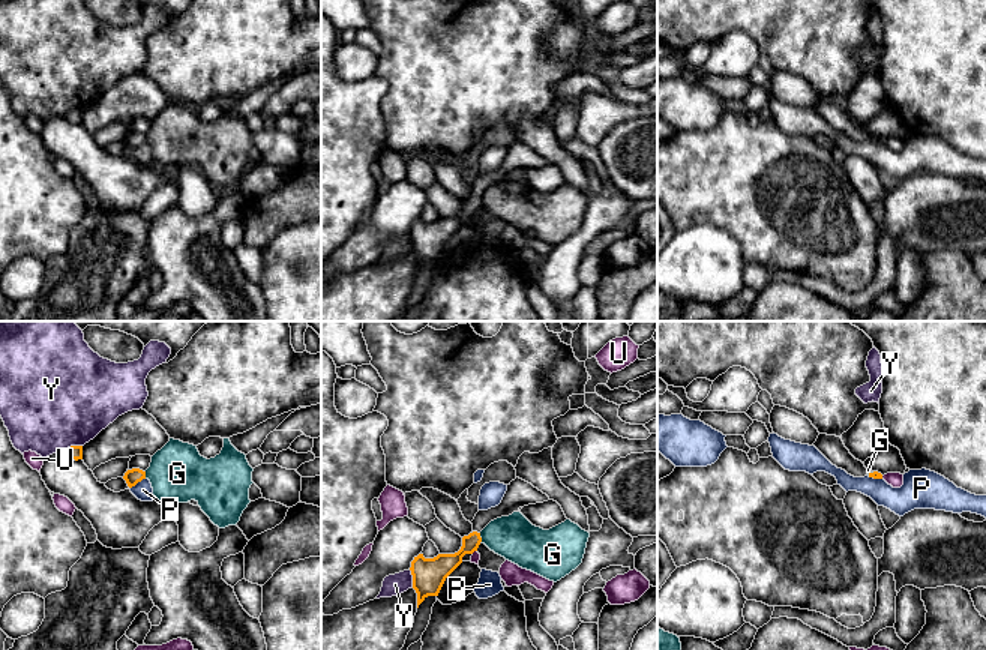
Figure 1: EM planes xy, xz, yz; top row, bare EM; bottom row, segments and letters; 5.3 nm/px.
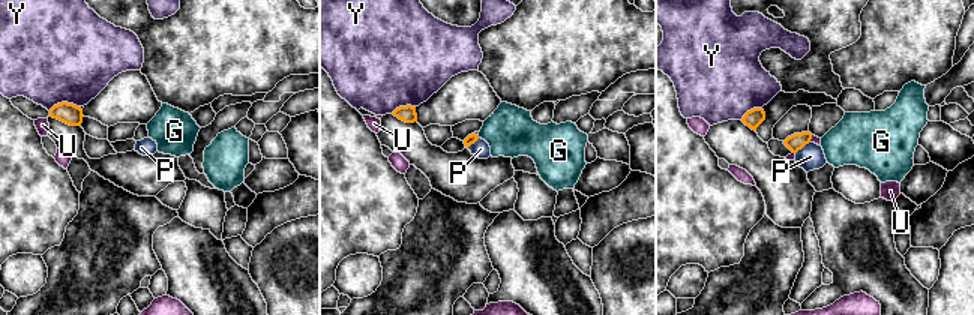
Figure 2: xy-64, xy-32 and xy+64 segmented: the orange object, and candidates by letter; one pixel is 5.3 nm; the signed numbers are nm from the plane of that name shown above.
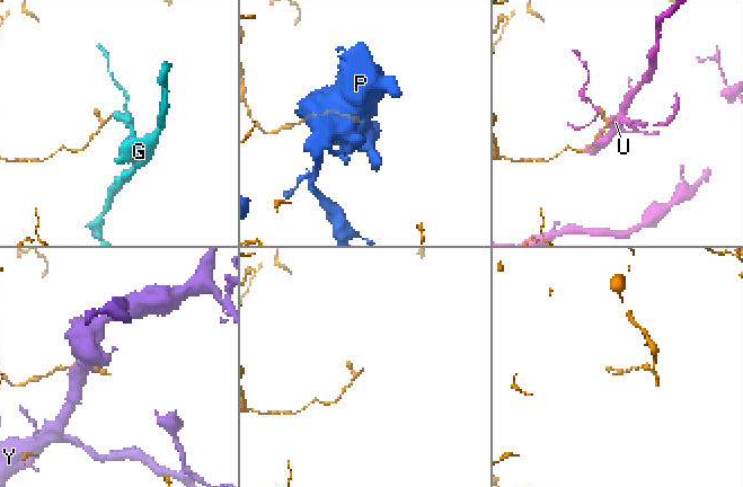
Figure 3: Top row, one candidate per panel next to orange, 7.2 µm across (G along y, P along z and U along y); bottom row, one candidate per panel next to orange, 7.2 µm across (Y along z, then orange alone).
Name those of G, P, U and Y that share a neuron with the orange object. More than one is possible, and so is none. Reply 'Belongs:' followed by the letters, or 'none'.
Belongs: none

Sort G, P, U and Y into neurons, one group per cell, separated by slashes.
G / P / U / Y

